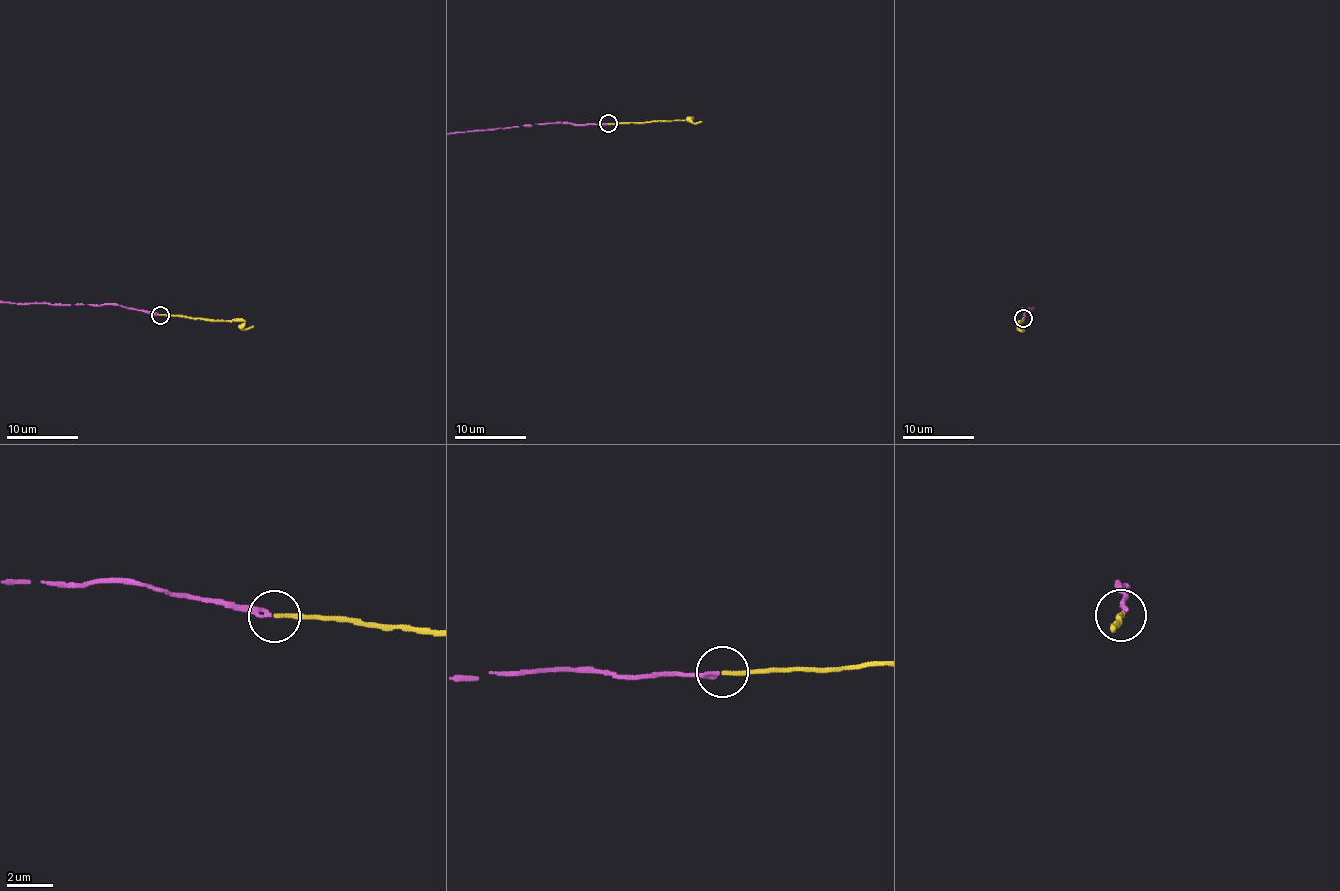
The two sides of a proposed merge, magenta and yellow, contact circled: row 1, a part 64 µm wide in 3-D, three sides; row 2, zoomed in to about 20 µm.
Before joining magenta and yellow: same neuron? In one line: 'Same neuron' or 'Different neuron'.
Same neuron

